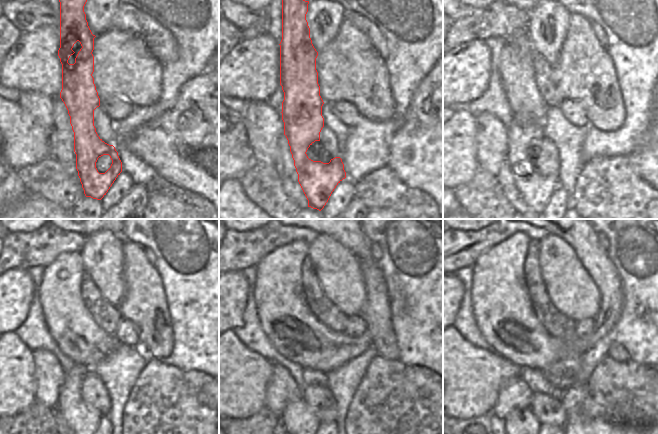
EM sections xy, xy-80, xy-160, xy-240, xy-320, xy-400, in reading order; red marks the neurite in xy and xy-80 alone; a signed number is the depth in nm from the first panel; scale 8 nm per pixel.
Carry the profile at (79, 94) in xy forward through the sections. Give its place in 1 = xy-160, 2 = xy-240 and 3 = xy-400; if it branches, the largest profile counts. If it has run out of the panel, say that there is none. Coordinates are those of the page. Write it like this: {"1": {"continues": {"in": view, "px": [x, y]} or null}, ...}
{"1": {"continues": {"in": "xy-160", "px": [535, 189]}}, "2": {"continues": {"in": "xy-240", "px": [83, 419]}}, "3": {"continues": {"in": "xy-400", "px": [520, 422]}}}

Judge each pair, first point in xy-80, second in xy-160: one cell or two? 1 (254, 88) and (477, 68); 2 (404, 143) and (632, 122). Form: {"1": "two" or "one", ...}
{"1": "one", "2": "two"}

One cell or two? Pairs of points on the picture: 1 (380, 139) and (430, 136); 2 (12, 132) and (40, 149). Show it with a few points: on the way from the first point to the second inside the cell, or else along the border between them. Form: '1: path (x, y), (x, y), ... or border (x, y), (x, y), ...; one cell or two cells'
1: border (404, 118), (392, 138), (390, 157), (387, 161); two cells
2: path (19, 136), (26, 143), (33, 146); one cell

